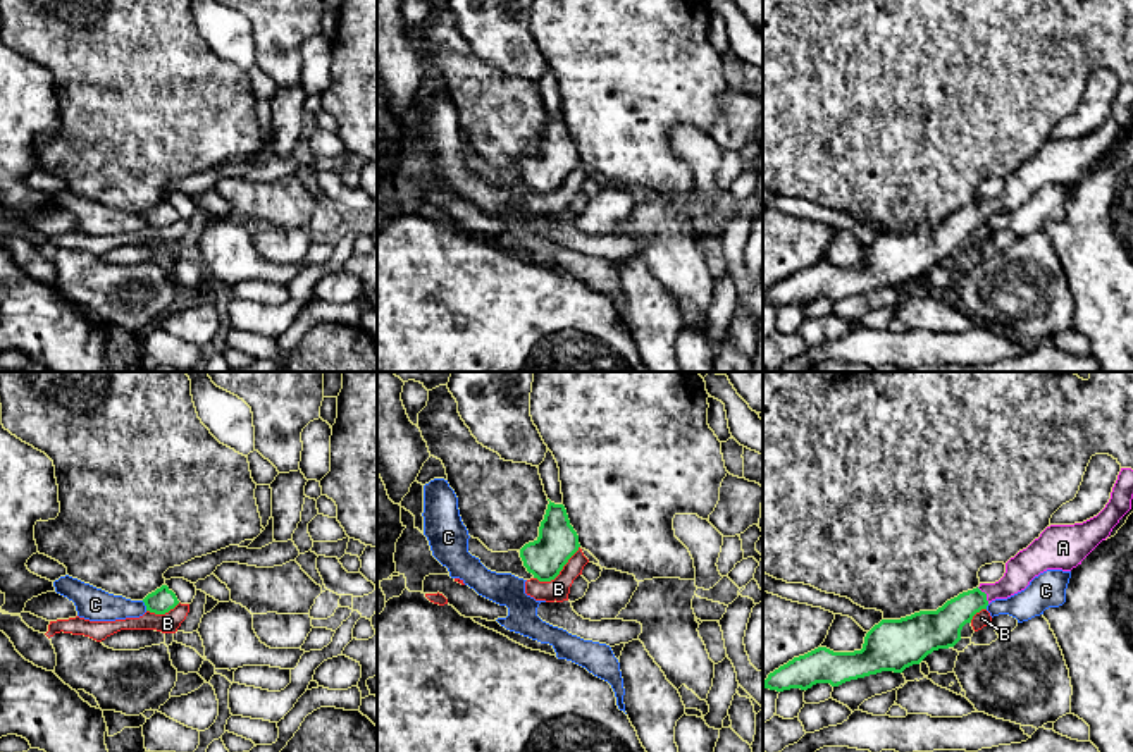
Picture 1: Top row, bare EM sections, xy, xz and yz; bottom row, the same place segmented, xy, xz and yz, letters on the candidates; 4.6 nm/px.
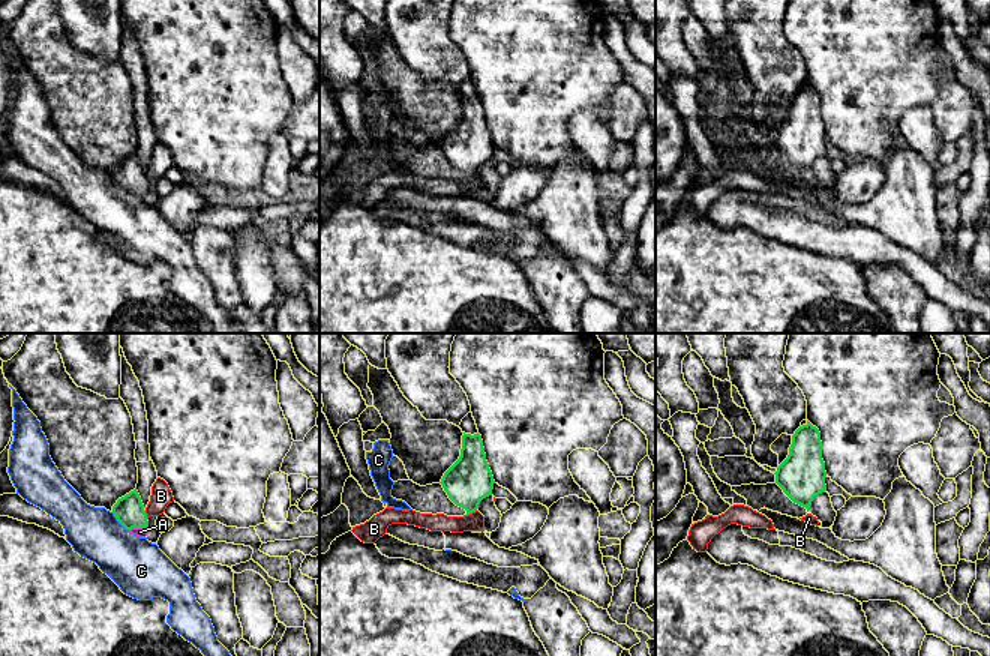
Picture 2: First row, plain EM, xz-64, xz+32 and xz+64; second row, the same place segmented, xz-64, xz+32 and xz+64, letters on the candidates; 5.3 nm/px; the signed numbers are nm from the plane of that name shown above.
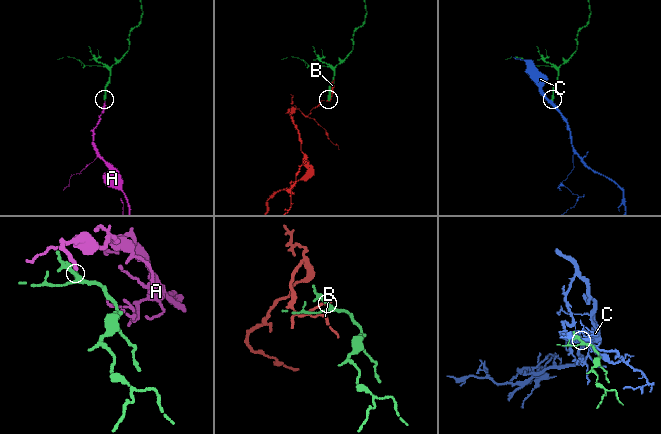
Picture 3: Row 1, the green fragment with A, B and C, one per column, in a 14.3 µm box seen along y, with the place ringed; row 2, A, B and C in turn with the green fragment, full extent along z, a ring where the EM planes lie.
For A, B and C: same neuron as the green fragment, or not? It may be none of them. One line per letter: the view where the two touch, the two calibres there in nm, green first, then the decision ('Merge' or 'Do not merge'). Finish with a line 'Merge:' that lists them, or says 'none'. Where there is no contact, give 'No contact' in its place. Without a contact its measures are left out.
A: Touches green in yz. Thickness 160 nm (green) against 140 nm. Merge
B: Touches green in xz. Thickness 190 nm (green) against 110 nm. Do not merge
C: Touches green in xy. Thickness 120 nm (green) against 160 nm. Do not merge
Merge: A

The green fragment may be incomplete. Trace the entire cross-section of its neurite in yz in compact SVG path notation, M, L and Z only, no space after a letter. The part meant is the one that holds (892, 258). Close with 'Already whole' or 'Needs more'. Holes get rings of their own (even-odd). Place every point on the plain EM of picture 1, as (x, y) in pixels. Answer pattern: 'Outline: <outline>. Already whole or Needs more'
Outline: M1121 83L1105 122L1093 133L1074 139L1050 139L1026 163L1019 165L1006 177L1004 191L995 198L980 198L976 203L959 208L937 225L919 225L901 234L882 234L864 251L861 265L833 267L818 262L804 270L794 272L765 294L763 303L783 306L790 303L808 305L816 298L839 301L845 296L876 289L882 286L902 287L913 279L919 279L928 268L938 263L954 262L961 255L961 244L971 237L973 231L995 213L1007 213L1025 205L1030 196L1047 184L1071 186L1105 155L1119 134L1131 124L1133 84Z. Needs more

